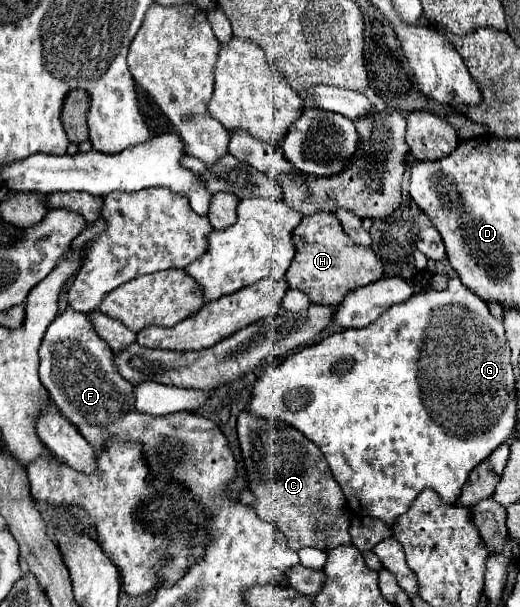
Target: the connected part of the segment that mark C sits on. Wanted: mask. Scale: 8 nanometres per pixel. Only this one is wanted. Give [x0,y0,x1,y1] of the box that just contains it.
[237,411,349,551]

